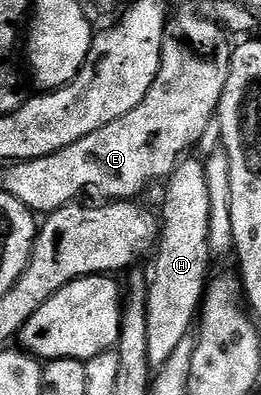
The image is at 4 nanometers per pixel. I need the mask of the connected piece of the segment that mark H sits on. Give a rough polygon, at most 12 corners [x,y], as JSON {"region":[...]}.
{"region":[[207,174],[167,178],[148,277],[147,354],[186,343],[210,279]]}

